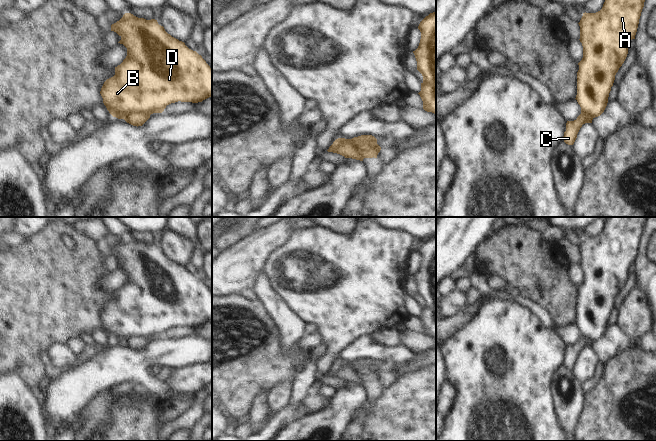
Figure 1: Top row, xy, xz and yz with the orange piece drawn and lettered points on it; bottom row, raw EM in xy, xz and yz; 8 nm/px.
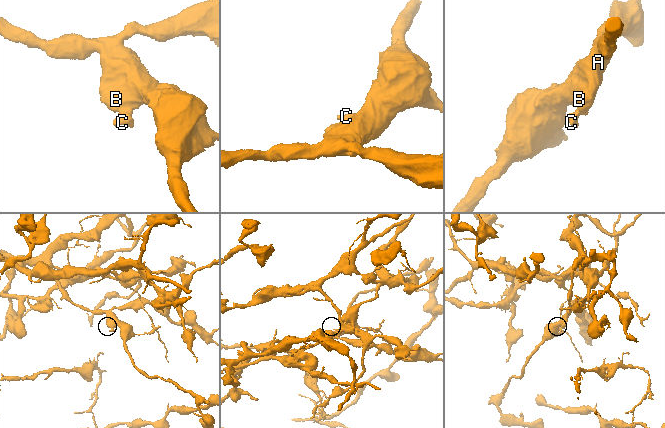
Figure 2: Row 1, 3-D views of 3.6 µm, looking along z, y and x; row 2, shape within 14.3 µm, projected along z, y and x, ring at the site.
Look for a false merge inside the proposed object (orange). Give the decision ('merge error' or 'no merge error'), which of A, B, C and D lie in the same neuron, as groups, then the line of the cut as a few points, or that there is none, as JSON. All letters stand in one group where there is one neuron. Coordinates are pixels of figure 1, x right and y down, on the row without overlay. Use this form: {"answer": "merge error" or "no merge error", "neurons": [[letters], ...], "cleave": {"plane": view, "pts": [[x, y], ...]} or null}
{"answer": "merge error", "neurons": [["A", "B", "D"], ["C"]], "cleave": {"plane": "xy", "pts": [[150, 338], [128, 337], [123, 342]]}}

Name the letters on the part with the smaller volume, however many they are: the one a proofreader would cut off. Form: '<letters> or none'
C.

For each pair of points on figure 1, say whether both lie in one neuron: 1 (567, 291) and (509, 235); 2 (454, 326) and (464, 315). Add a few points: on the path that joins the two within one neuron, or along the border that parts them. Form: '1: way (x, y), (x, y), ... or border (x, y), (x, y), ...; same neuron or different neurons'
1: way (551, 282), (520, 251); same neuron
2: way (456, 323), (461, 318); same neuron

